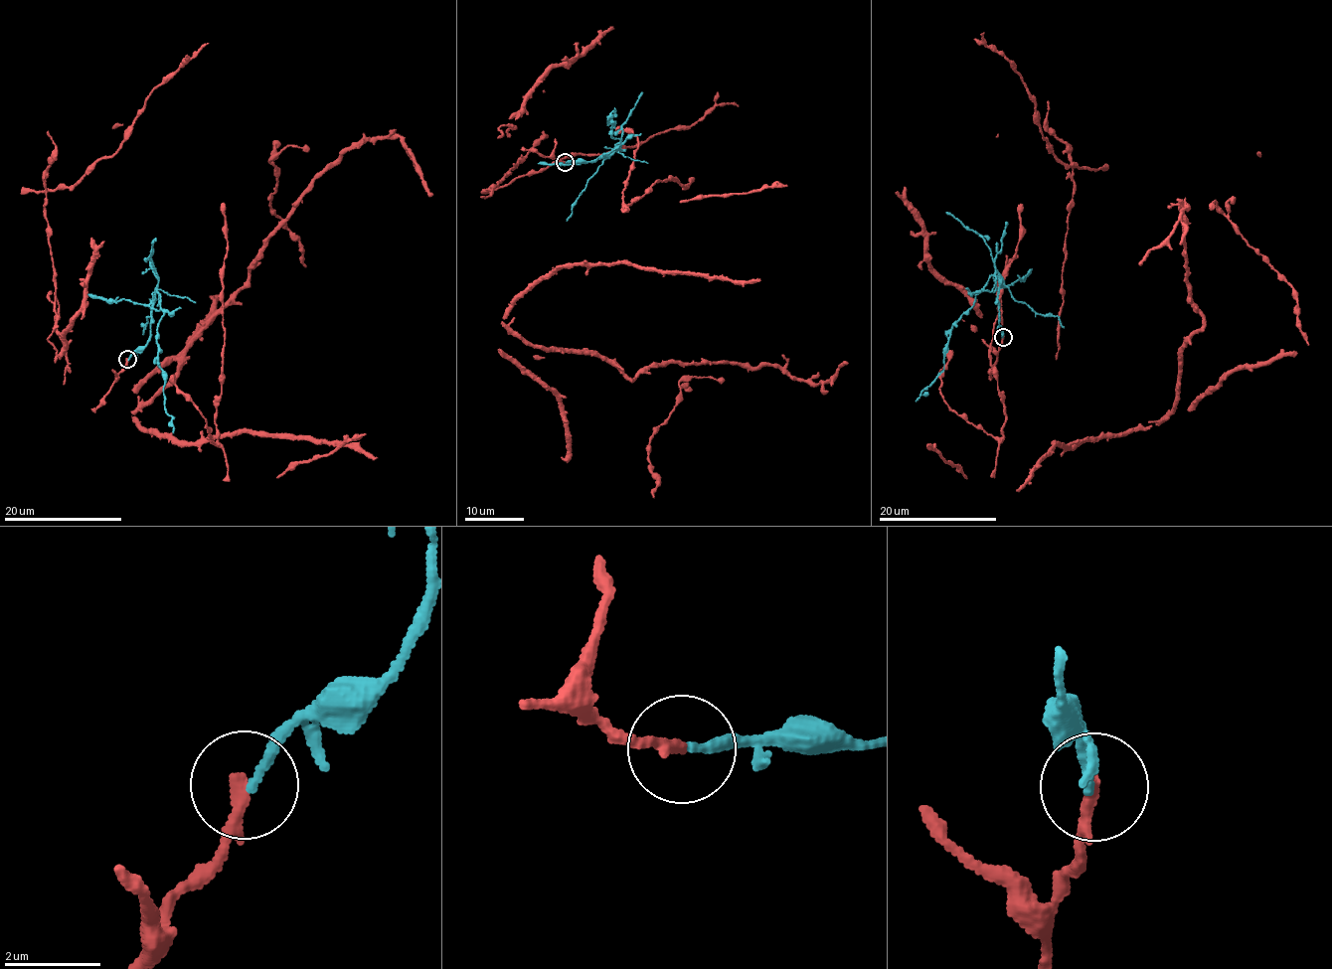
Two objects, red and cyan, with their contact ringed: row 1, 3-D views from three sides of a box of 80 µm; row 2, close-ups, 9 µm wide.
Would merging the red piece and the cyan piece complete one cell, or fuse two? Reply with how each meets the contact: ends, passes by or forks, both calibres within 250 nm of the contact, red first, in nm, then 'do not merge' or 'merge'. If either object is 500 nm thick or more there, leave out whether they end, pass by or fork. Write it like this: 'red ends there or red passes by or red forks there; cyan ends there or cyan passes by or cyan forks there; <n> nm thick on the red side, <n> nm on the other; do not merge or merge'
red ends there; cyan ends there; 260 nm thick on the red side, 200 nm on the other; do not merge

